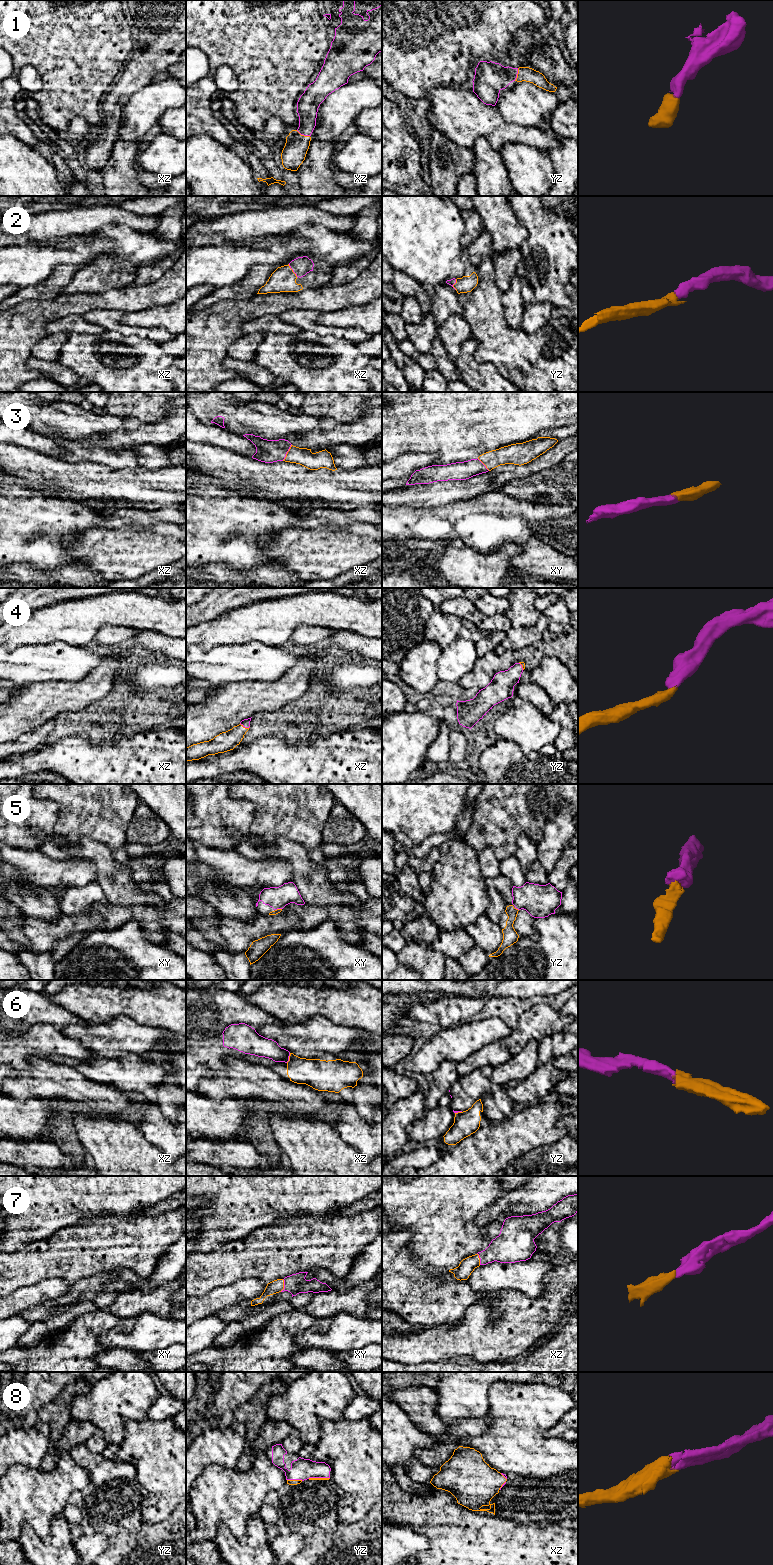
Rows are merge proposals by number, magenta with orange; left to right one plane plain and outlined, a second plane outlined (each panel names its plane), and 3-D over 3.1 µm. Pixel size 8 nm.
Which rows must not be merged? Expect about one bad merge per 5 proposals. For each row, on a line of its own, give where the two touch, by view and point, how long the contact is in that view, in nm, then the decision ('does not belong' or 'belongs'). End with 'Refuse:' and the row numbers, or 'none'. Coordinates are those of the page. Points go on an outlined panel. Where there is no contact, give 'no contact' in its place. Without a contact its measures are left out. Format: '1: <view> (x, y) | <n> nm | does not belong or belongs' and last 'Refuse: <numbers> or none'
1: xz (303, 134) | 120 nm | belongs
2: xz (292, 269) | 130 nm | belongs
3: xz (287, 451) | 150 nm | belongs
4: xz (245, 727) | 90 nm | belongs
5: yz (517, 908) | 40 nm | belongs
6: xz (288, 1058) | 90 nm | does not belong
7: xy (284, 1285) | 110 nm | belongs
8: yz (295, 1479) | 130 nm | belongs
Refuse: 6

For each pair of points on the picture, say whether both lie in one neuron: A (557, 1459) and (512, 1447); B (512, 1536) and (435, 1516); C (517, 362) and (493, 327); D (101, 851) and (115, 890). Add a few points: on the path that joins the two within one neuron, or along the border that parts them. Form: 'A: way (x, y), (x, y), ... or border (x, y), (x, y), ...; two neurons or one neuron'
A: way (546, 1456), (531, 1454), (523, 1448); one neuron
B: way (493, 1536), (458, 1536), (454, 1532); one neuron
C: way (511, 353), (494, 336); one neuron
D: way (104, 861), (105, 877), (108, 880); one neuron

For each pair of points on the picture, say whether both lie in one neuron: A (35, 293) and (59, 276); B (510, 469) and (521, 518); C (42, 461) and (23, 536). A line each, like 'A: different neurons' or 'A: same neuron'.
A: same neuron
B: different neurons
C: different neurons

